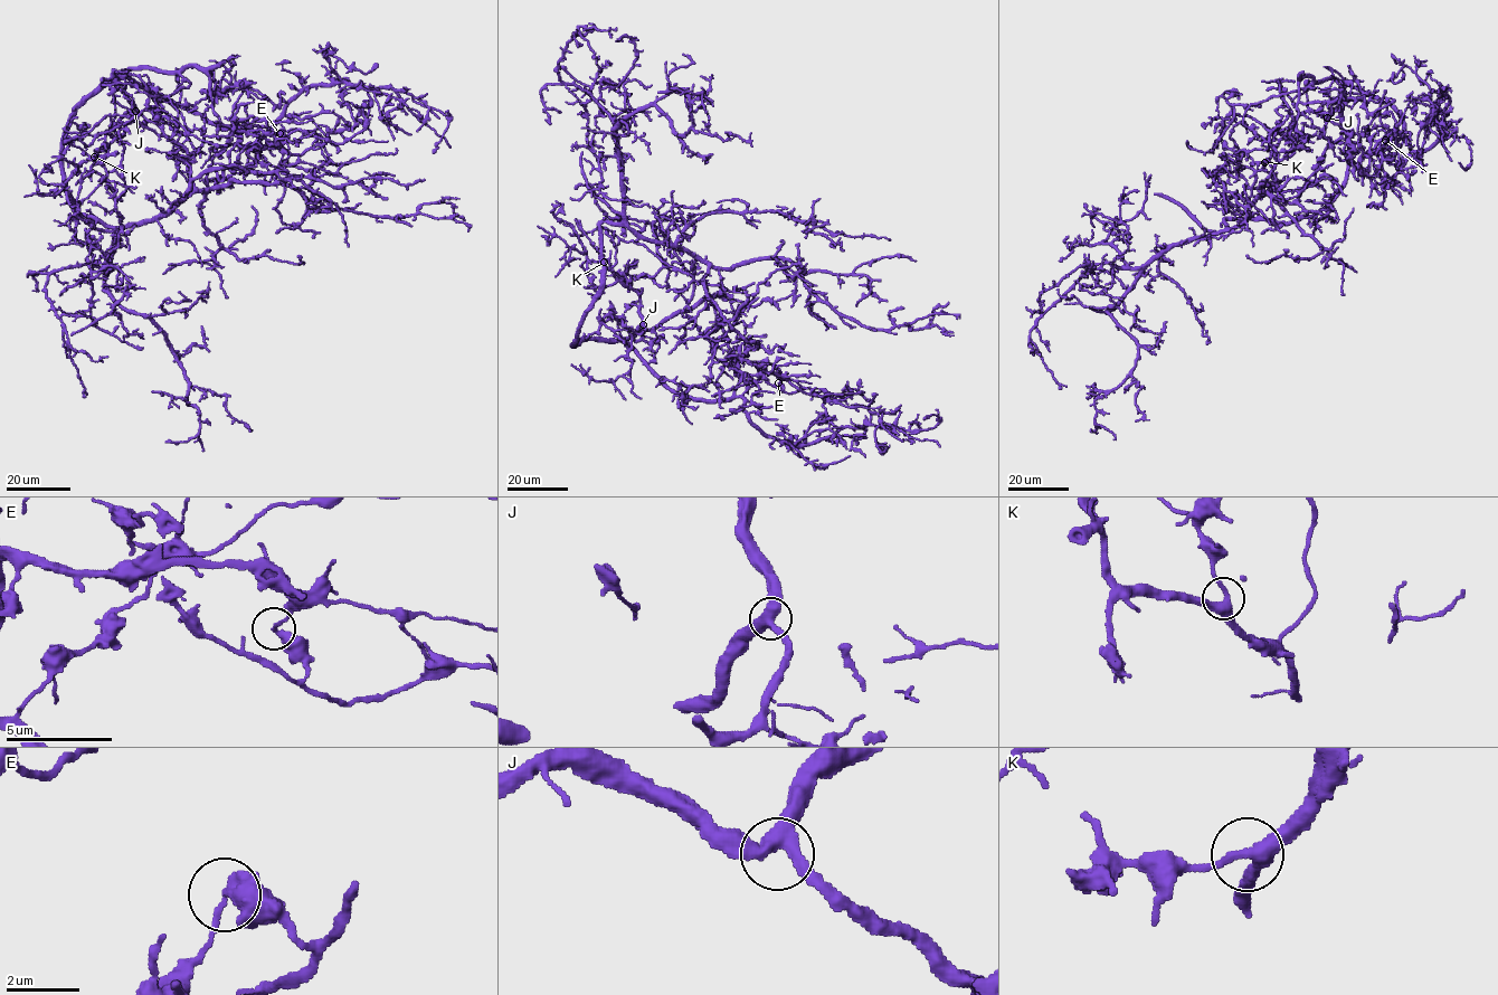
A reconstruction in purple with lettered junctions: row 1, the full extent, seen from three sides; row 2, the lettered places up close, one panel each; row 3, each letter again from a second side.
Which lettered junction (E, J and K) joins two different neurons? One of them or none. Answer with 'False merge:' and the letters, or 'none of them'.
False merge: E

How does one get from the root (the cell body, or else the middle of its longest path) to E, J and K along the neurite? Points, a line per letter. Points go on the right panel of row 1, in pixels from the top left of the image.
E: (1348, 155), (1342, 115), (1347, 85), (1387, 102), (1401, 115), (1403, 132), (1385, 136), (1376, 153), (1385, 140)
J: (1348, 155), (1342, 115), (1343, 92), (1339, 103), (1327, 117)
K: (1348, 155), (1342, 115), (1343, 92), (1338, 105), (1325, 116), (1312, 111), (1299, 113), (1264, 162)

